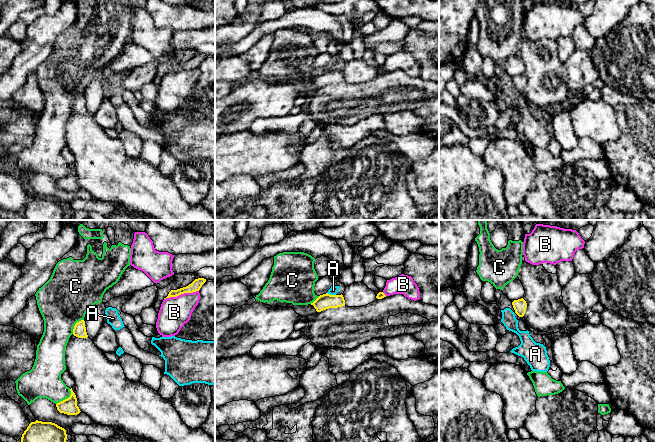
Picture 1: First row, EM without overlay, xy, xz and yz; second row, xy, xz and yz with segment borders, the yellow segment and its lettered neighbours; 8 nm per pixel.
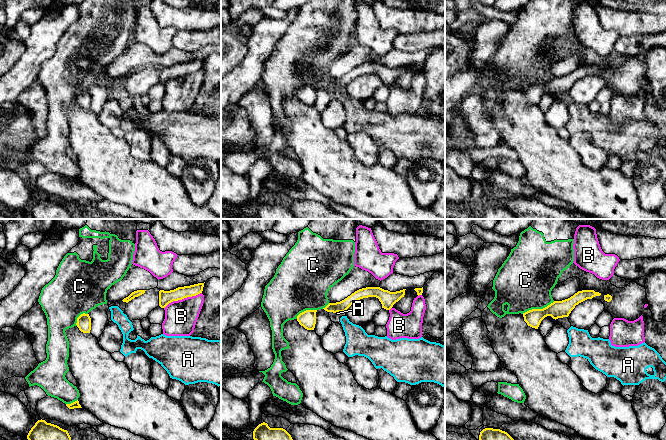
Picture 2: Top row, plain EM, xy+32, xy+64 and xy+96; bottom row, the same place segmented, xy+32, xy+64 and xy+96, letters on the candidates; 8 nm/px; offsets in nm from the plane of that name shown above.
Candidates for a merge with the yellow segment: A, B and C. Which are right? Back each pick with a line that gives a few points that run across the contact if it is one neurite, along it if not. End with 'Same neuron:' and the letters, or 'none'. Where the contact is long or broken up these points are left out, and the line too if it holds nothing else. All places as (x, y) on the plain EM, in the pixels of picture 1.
Same neuron: none

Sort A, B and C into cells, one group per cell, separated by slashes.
A / B / C

